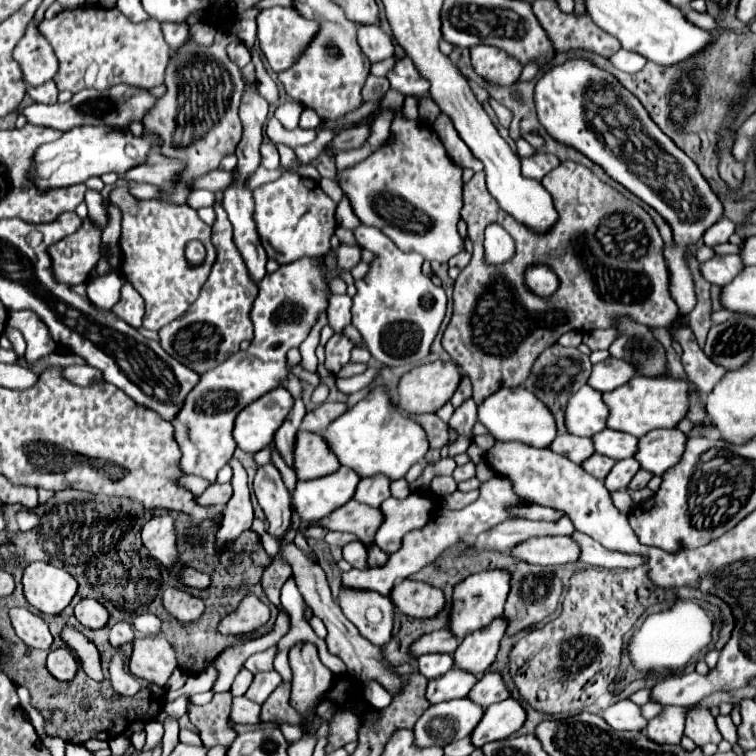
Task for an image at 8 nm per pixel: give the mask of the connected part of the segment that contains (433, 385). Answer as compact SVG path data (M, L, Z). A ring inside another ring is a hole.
M429 362L415 366L401 376L397 384L399 408L409 414L437 412L447 400L451 400L461 372L453 362Z

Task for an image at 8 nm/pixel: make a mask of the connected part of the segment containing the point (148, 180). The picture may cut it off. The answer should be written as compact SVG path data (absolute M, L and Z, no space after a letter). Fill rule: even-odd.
M151 148L151 158L145 164L139 164L127 174L123 174L123 180L127 182L137 182L137 184L153 184L161 186L165 180L173 178L179 170L183 168L181 162L169 160L157 152L157 148Z

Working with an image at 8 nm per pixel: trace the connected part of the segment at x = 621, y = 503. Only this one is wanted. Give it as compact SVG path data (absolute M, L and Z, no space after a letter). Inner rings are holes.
M617 490L617 492L611 492L611 500L613 500L613 506L623 512L623 514L629 514L629 510L633 508L633 502L631 502L631 496L627 490Z

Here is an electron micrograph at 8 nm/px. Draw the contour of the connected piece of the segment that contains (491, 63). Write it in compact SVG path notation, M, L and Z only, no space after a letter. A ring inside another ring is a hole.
M475 46L471 48L473 68L479 76L493 84L513 84L521 76L521 62L515 62L511 54L495 50L495 46Z

